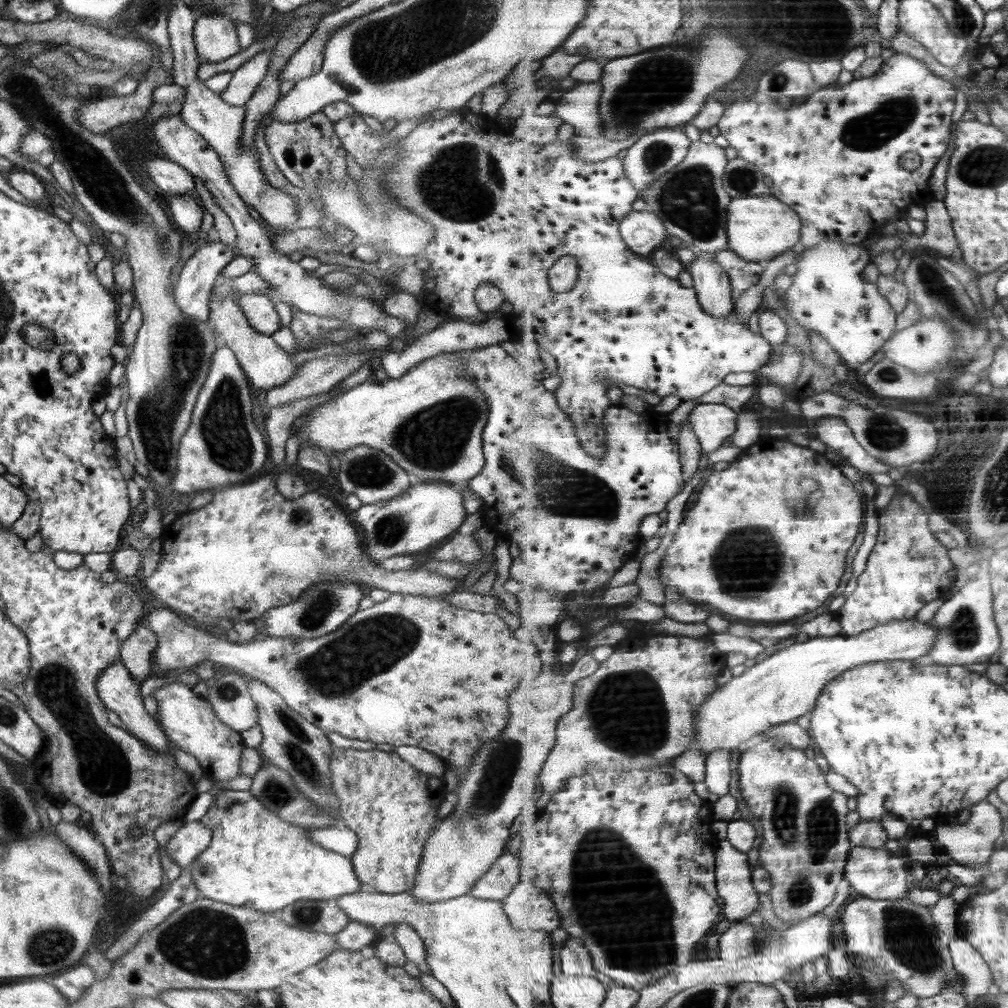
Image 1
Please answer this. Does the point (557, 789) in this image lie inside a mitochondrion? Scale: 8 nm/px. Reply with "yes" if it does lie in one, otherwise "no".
no

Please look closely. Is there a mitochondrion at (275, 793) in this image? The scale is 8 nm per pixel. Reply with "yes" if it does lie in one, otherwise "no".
yes

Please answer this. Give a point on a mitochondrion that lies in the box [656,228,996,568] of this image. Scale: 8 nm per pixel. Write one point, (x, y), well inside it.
(931, 281)

